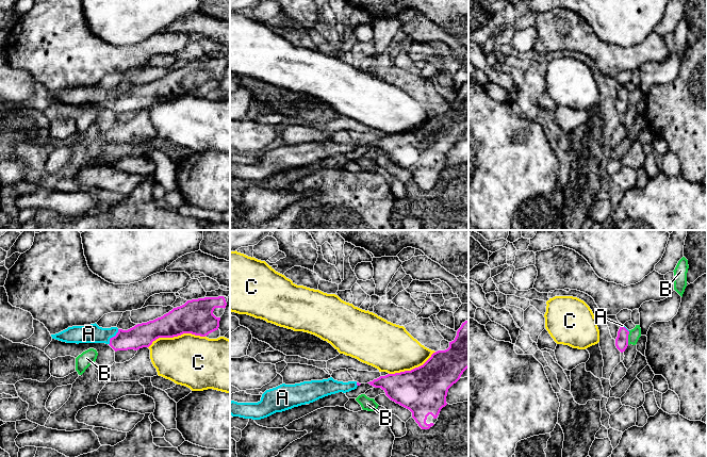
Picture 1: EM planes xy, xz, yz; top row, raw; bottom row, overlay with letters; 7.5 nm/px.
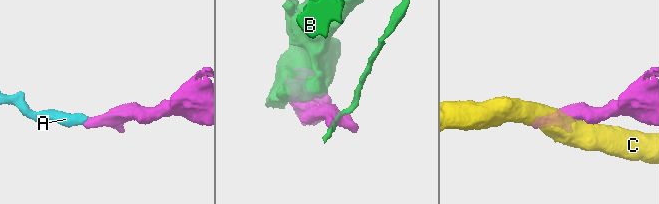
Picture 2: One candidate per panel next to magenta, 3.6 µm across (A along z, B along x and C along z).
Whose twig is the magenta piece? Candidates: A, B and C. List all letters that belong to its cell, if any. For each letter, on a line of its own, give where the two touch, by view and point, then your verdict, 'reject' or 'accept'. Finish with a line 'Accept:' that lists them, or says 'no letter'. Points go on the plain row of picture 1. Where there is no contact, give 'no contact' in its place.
A: meets magenta in xy at (113, 98); accept
B: meets magenta in yz at (627, 99); reject
C: meets magenta in xy at (176, 97); reject
Accept: A

